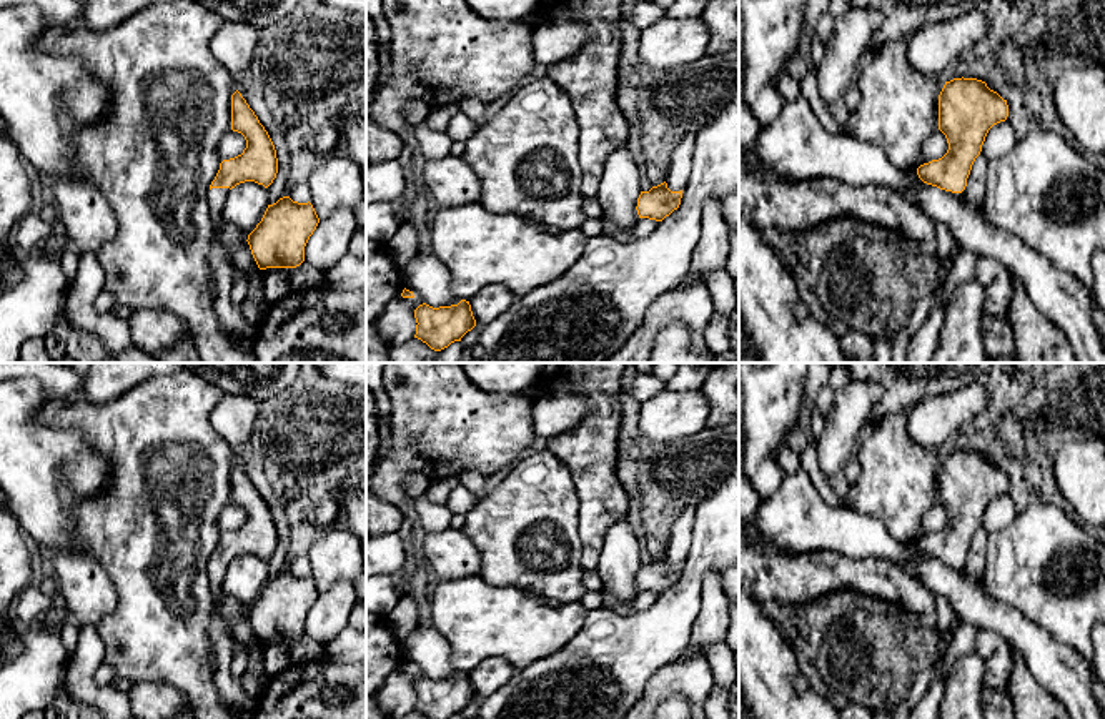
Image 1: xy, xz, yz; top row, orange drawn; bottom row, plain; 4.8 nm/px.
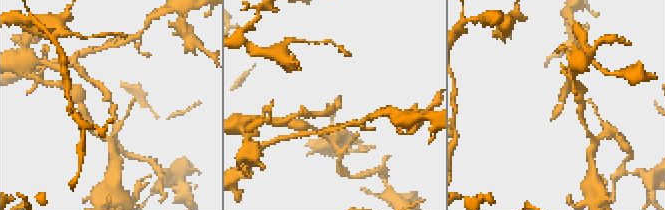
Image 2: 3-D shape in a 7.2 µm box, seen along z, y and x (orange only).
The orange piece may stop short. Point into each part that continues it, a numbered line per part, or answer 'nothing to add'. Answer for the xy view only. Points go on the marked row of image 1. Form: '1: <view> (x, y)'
1: xy (217, 197)

